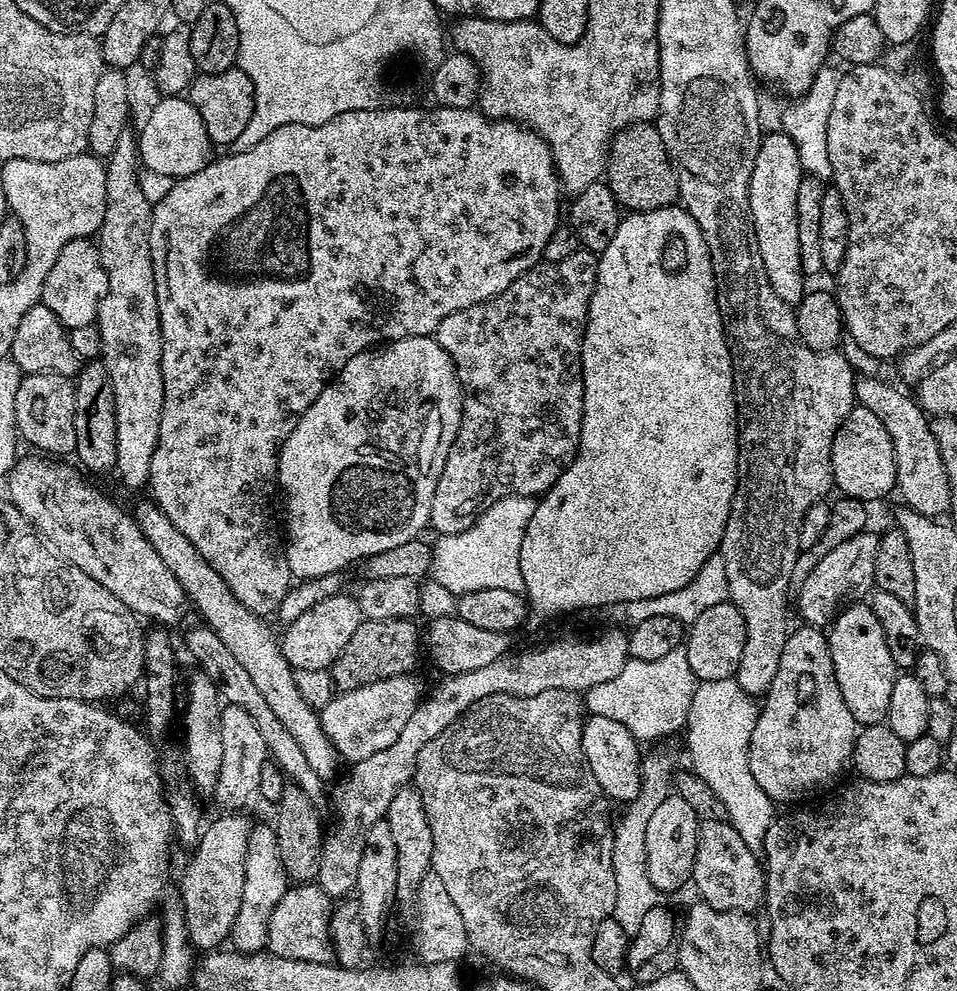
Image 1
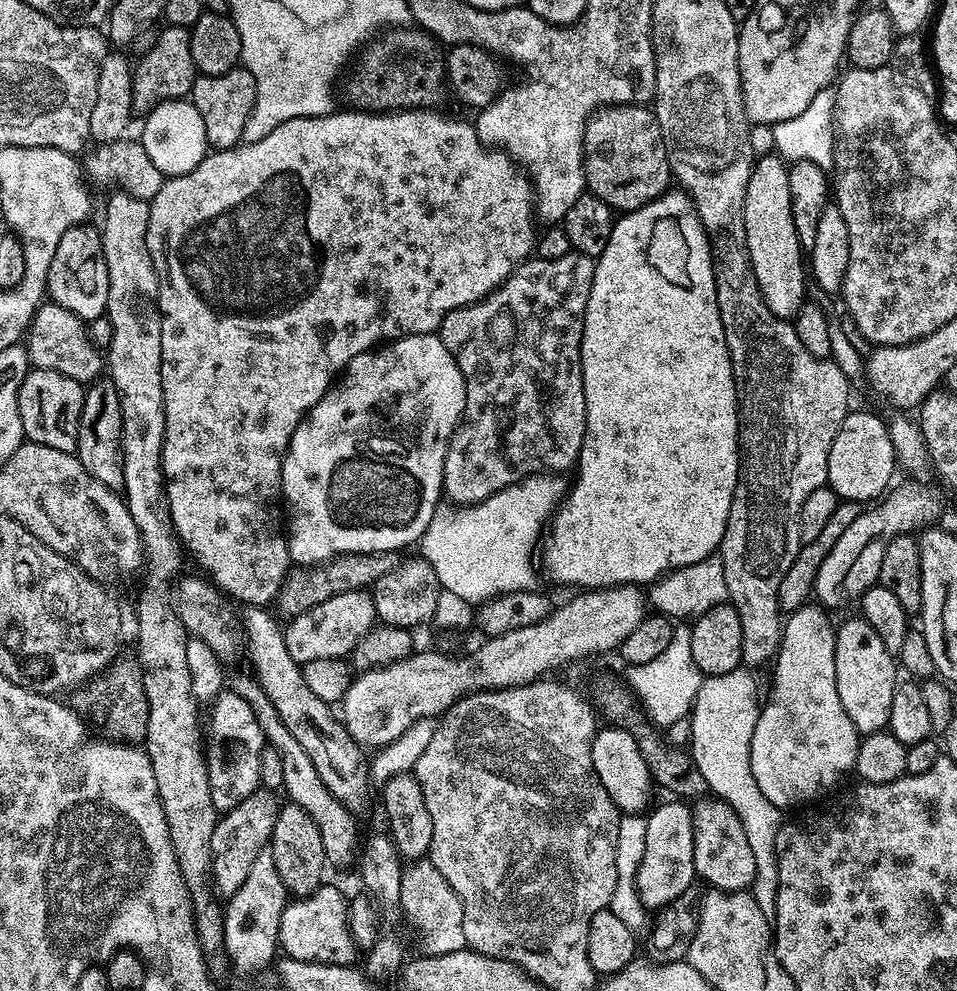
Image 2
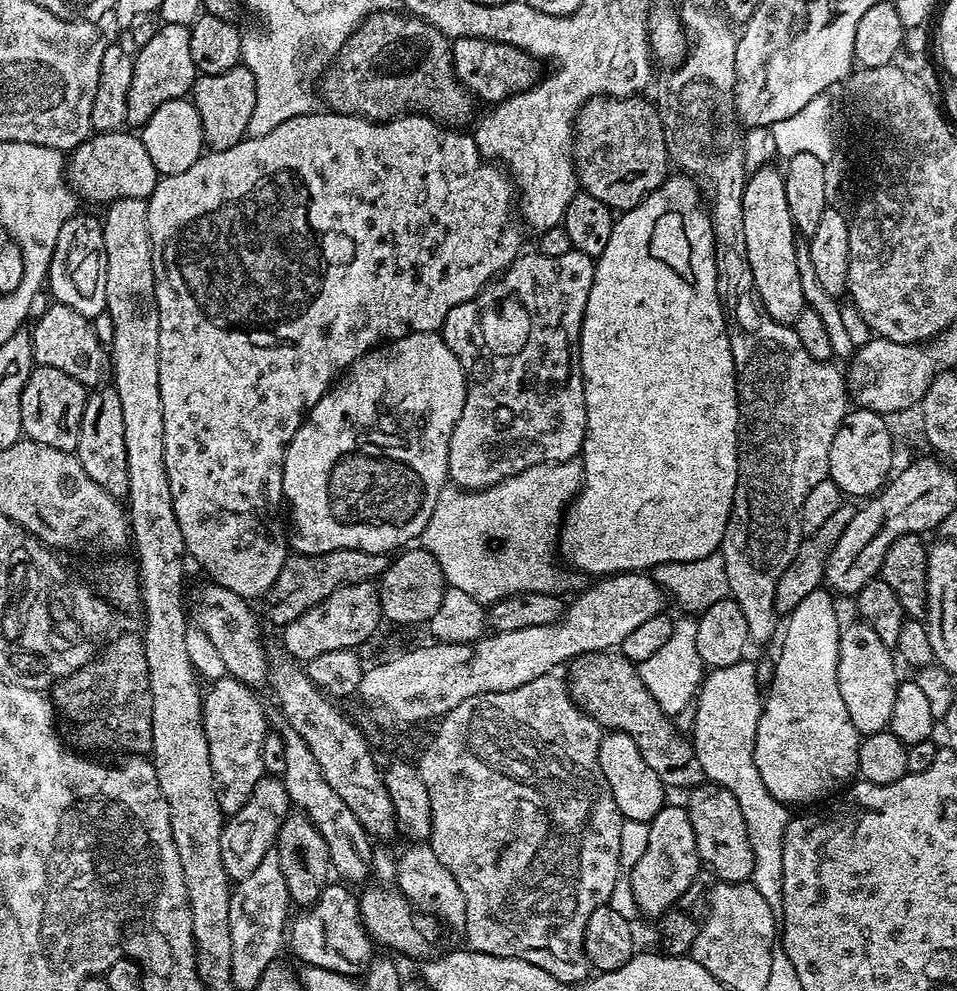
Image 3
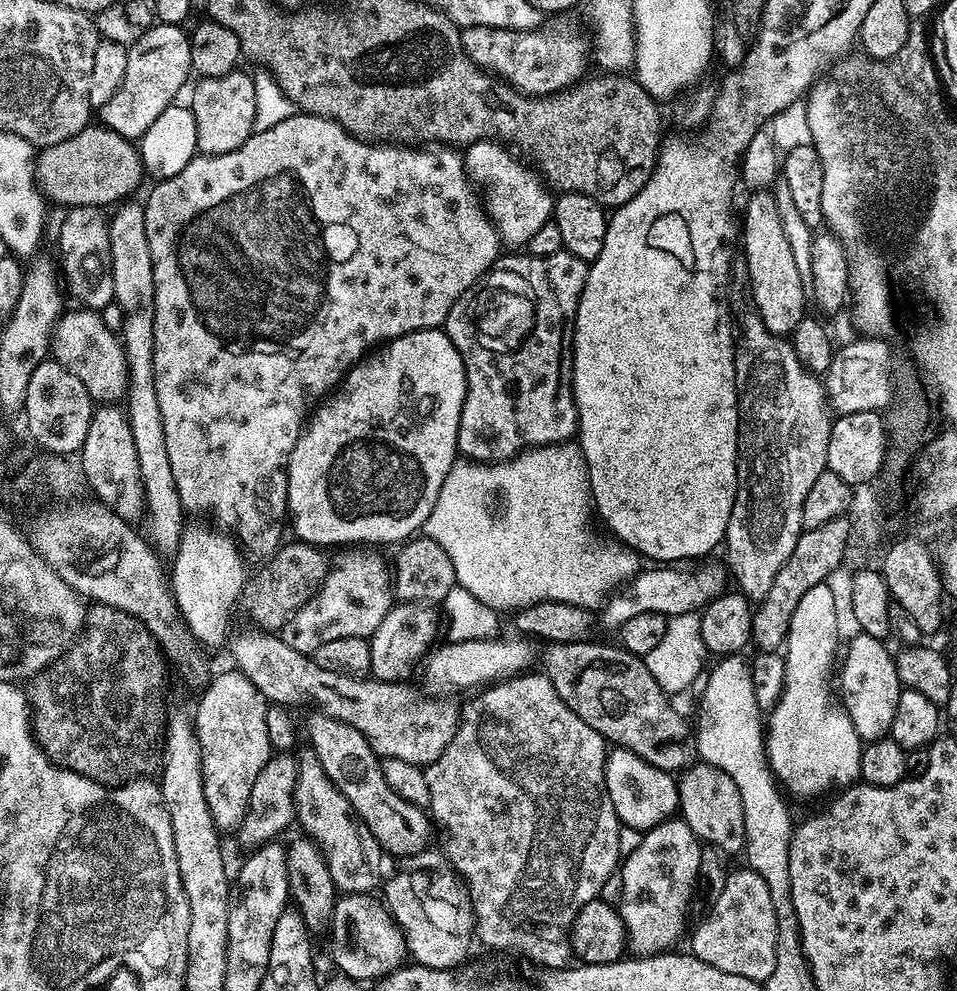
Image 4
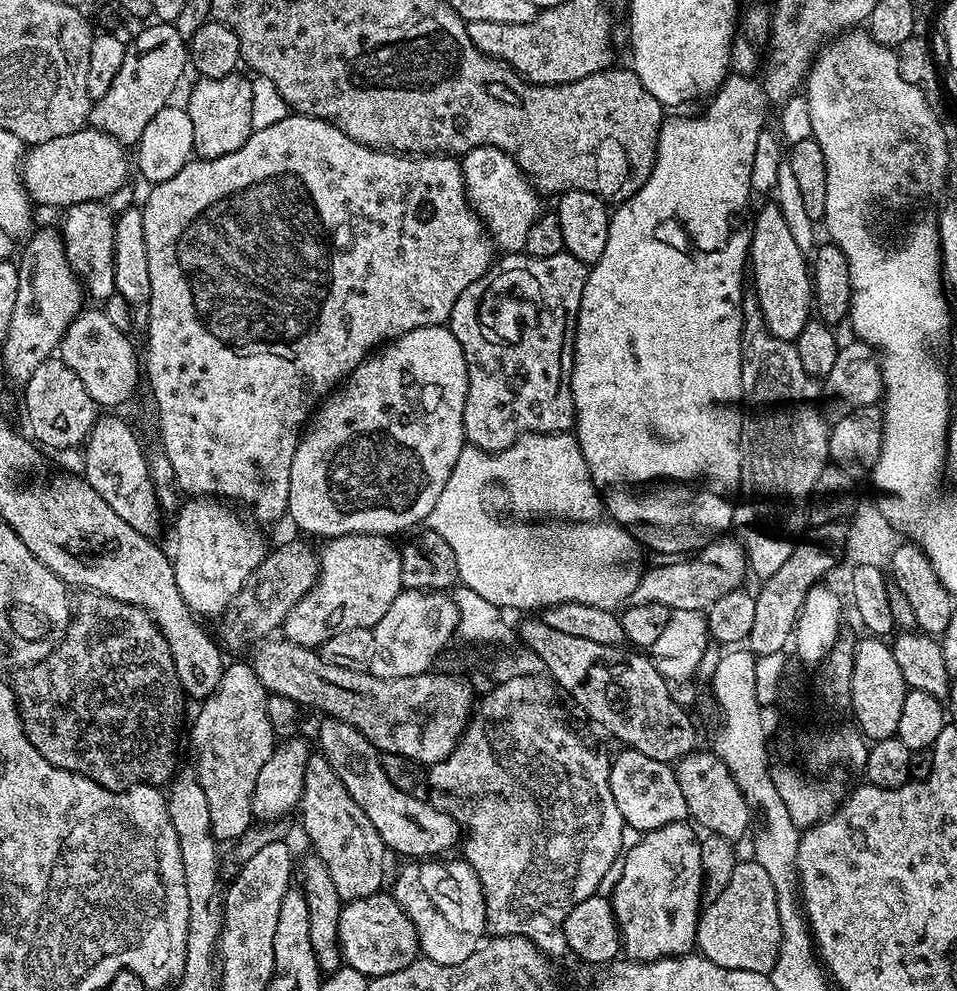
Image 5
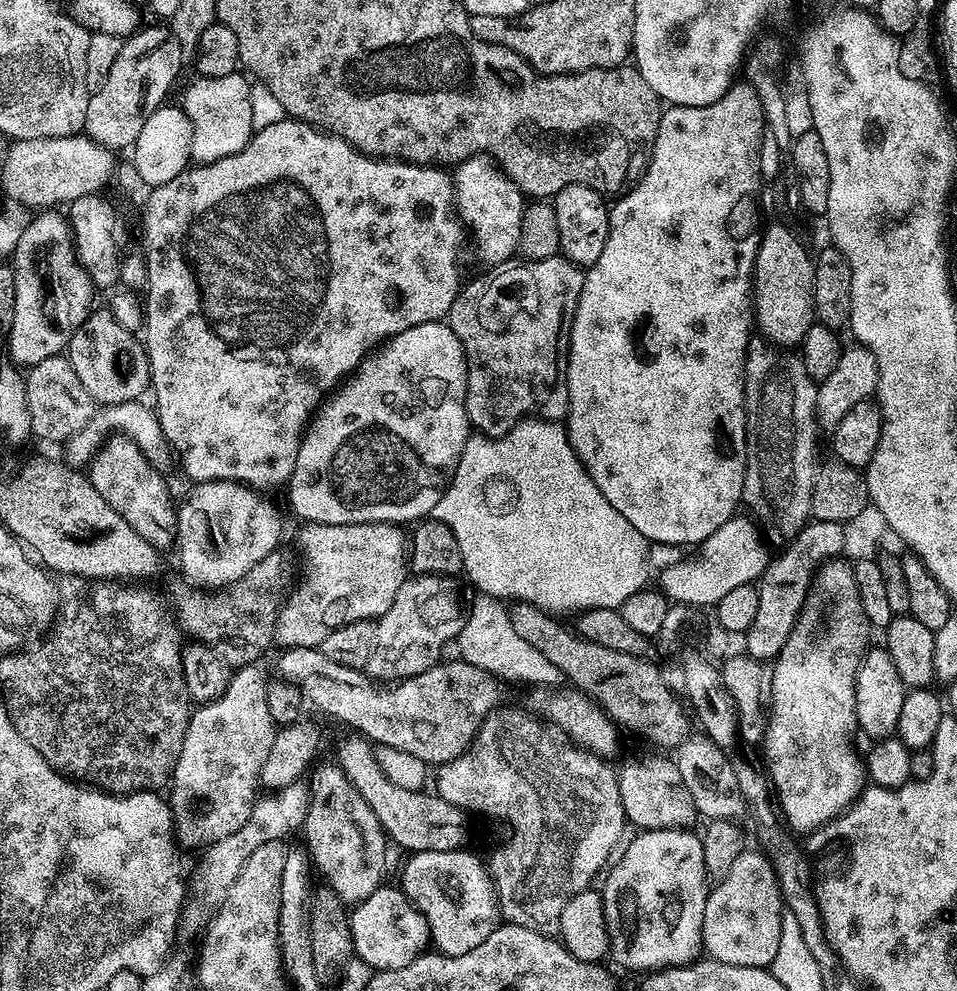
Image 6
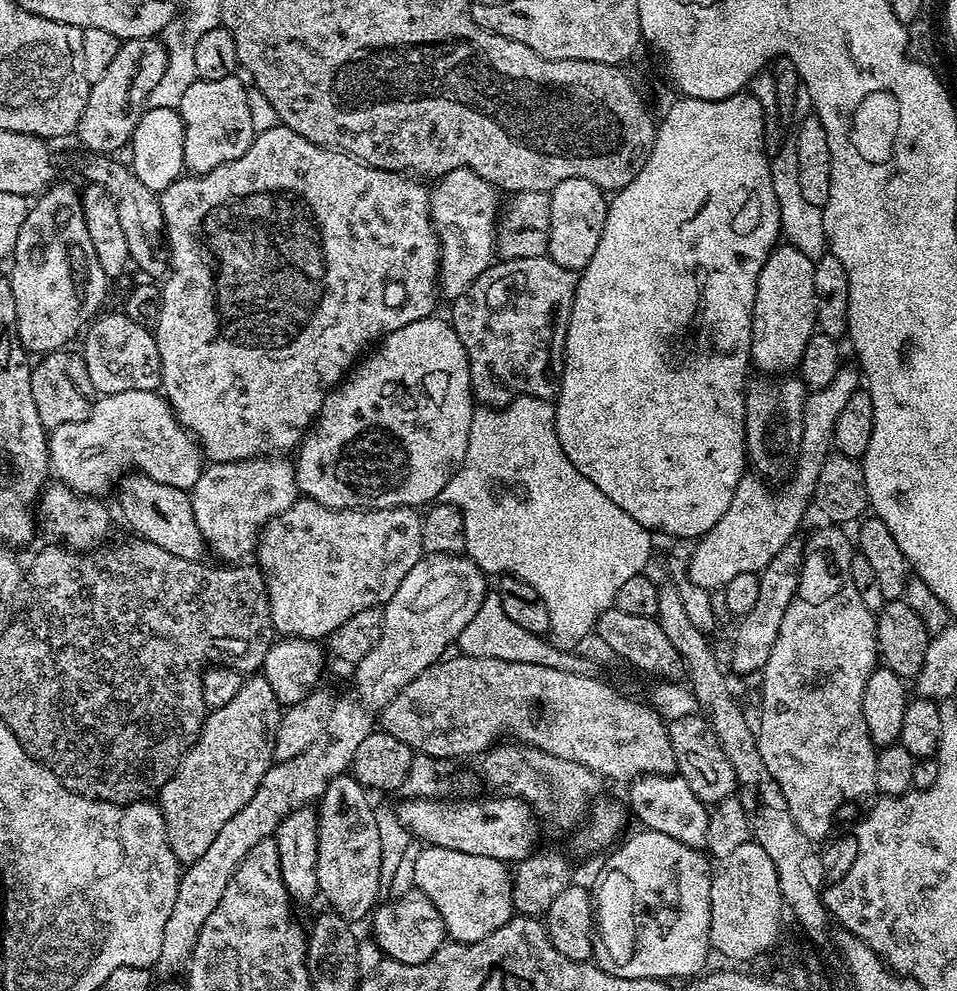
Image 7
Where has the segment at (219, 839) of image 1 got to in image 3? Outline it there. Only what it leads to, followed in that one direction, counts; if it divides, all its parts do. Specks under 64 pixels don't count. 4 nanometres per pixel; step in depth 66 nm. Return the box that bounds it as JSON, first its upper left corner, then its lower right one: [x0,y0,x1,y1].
[220,774,290,882]

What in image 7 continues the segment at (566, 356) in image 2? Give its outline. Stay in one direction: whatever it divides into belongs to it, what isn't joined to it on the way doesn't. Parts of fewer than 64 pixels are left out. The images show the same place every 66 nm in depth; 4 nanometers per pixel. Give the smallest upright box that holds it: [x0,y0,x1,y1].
[450,255,577,406]

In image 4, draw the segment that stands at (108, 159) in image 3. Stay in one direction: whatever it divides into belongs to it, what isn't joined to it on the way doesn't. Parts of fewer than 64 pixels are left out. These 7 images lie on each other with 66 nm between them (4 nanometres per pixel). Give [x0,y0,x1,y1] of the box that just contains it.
[37,126,146,208]

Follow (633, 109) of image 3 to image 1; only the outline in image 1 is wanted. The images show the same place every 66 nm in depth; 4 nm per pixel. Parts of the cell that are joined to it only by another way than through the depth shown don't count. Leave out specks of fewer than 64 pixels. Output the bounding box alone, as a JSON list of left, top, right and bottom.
[606,123,680,213]

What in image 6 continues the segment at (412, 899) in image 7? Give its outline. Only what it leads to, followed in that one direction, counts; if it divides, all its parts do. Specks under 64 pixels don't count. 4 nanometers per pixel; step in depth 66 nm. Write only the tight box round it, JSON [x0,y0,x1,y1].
[350,886,429,972]

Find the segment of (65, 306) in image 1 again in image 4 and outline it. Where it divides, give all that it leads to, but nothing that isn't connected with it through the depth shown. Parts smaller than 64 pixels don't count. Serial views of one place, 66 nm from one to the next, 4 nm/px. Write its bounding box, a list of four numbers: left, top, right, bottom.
[60,206,113,310]

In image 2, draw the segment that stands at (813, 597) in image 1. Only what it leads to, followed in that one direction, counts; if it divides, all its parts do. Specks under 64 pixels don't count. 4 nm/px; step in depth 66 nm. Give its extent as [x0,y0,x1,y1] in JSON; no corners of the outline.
[814,483,940,610]

